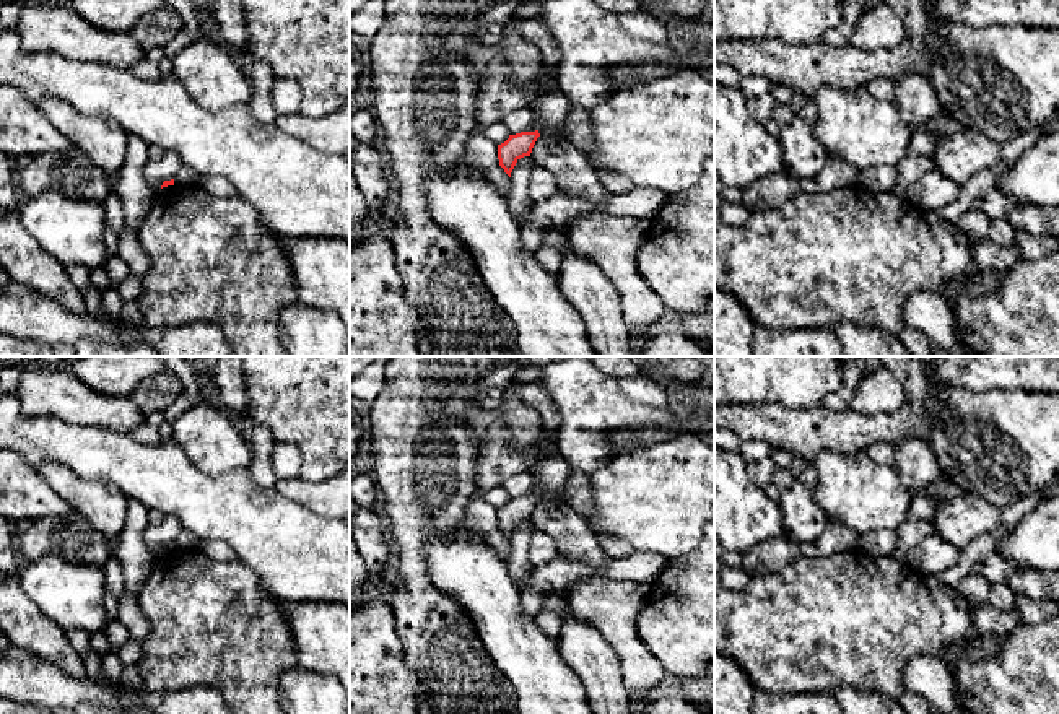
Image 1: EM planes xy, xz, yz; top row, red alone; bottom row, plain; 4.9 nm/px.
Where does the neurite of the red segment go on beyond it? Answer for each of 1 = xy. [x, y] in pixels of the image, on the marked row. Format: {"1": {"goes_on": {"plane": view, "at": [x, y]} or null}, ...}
{"1": {"goes_on": {"plane": "xy", "at": [186, 176]}}}

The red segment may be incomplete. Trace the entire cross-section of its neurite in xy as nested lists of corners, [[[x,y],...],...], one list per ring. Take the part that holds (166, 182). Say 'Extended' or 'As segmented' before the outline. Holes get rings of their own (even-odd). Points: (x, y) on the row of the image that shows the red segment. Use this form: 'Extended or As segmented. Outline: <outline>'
Extended. Outline: [[[182,164],[176,177],[171,181],[164,181],[161,189],[174,184],[182,187],[197,185],[198,181],[200,174],[197,174],[192,168]]]

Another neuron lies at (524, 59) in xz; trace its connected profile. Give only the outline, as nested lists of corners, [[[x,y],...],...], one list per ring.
[[[511,18],[503,24],[504,34],[498,44],[509,63],[509,80],[512,83],[529,83],[535,78],[535,70],[543,63],[543,55],[517,29],[519,18]]]

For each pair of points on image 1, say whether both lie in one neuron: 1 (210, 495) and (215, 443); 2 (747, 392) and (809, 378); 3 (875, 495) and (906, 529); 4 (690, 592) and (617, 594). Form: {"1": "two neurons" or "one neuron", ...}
{"1": "two neurons", "2": "one neuron", "3": "two neurons", "4": "two neurons"}

